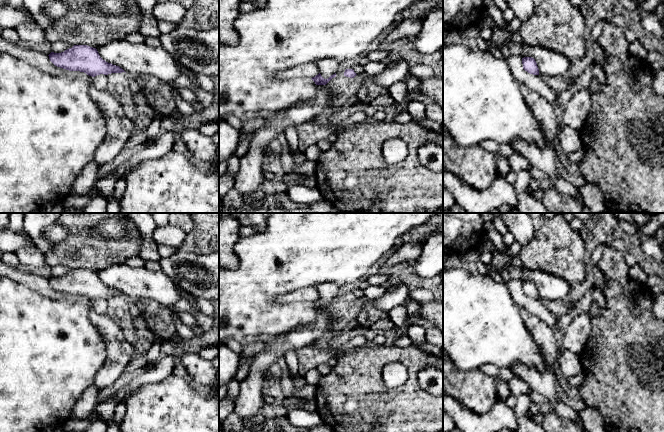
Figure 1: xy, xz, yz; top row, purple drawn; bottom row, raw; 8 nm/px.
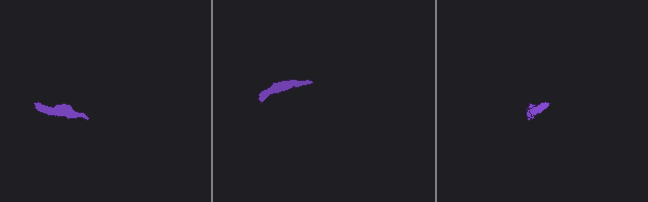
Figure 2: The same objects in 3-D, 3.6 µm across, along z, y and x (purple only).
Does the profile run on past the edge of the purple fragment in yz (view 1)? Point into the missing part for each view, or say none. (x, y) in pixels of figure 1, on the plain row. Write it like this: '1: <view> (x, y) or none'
1: none

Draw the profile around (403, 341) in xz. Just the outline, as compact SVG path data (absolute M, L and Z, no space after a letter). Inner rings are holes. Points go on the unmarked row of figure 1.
M406 334L400 336L394 342L394 346L397 346L397 347L409 347L411 345L412 345L412 340Z

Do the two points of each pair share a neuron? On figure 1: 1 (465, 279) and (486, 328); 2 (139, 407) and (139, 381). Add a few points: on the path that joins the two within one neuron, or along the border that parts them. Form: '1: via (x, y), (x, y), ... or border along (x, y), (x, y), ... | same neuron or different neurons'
1: via (465, 291), (465, 307), (474, 316) | same neuron
2: border along (163, 380), (146, 383), (140, 387) | different neurons

